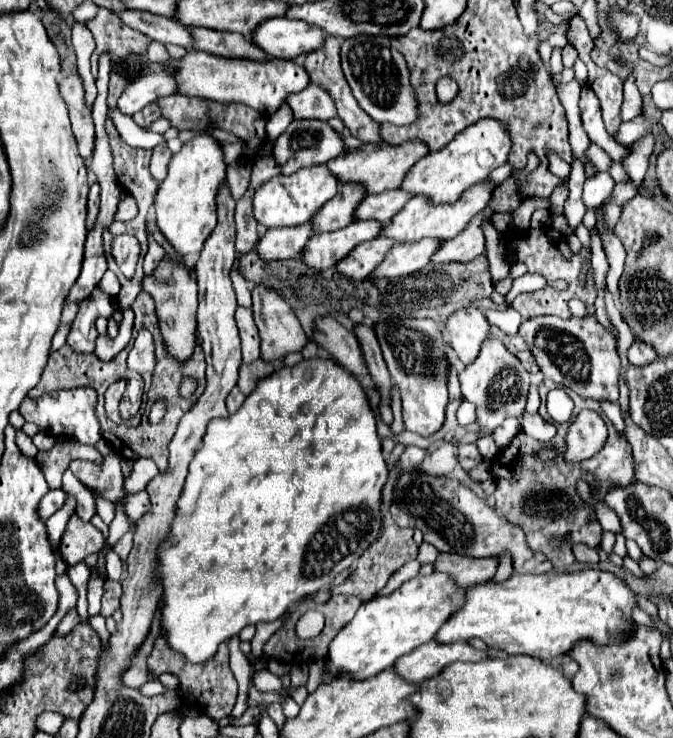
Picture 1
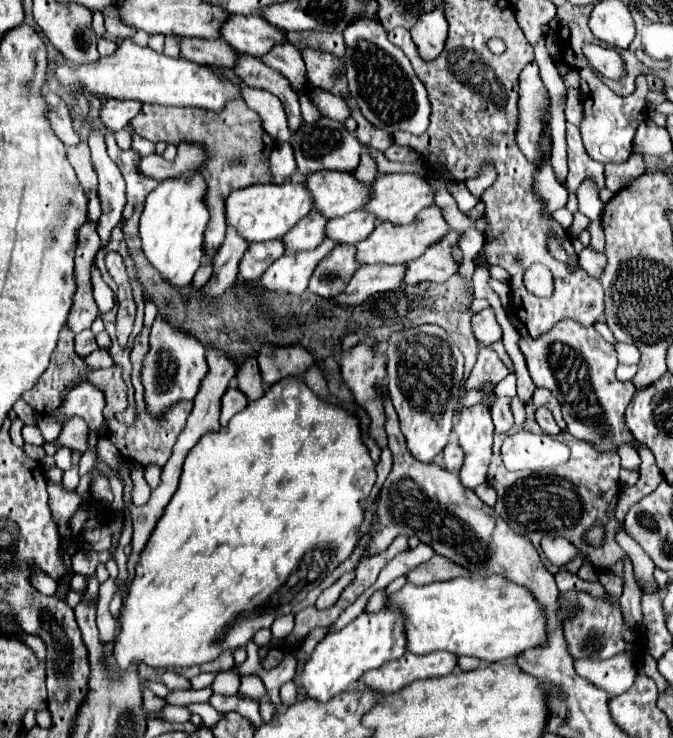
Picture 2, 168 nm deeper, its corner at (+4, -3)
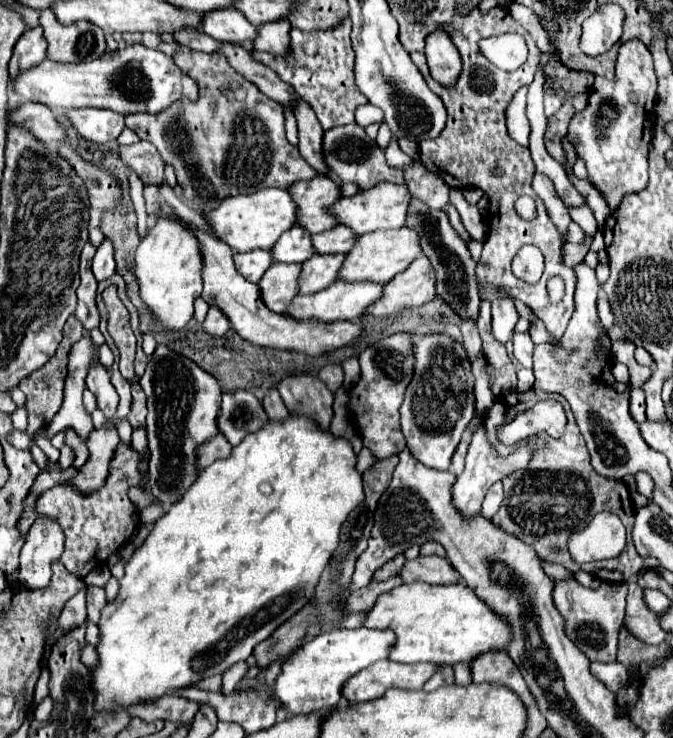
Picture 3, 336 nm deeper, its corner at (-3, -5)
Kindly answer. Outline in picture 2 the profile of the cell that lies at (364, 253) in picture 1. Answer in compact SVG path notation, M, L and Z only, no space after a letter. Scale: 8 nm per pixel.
M337 244L333 252L329 252L329 256L325 256L321 264L317 264L313 276L309 278L307 290L323 298L337 296L345 288L345 284L349 284L355 268L355 246Z

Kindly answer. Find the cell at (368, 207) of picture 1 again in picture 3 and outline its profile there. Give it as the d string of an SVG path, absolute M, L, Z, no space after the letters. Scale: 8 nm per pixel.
M342 224L334 226L332 230L312 236L312 244L316 248L316 254L338 254L338 252L346 254L348 250L352 250L356 240L358 240L356 232L348 226L342 226Z

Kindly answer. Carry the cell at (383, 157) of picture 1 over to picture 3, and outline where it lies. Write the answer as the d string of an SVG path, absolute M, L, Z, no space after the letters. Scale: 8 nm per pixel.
M324 174L314 176L308 182L296 182L296 186L288 188L296 204L300 206L300 222L312 234L330 230L338 224L338 218L328 212L332 204L342 196L340 184Z

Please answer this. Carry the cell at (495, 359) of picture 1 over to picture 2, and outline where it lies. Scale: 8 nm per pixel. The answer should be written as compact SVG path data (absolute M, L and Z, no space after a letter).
M483 404L461 408L455 420L455 434L465 452L459 478L463 488L475 490L487 480L487 468L493 446L493 420L491 410Z

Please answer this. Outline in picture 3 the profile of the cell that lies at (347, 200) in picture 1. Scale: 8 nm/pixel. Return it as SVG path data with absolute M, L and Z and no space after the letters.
M294 226L292 230L280 236L280 242L272 248L272 258L278 262L306 262L316 252L312 248L312 234L302 226Z

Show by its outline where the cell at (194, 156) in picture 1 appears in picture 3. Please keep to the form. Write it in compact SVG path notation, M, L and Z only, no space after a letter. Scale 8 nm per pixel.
M160 218L142 238L136 250L136 278L140 296L154 318L168 330L182 330L194 316L194 300L200 296L204 258L200 242L190 226L180 218Z

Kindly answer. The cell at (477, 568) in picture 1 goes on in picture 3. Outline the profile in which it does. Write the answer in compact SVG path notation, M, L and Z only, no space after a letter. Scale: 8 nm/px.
M418 556L416 560L410 560L404 564L400 578L406 584L418 582L418 580L428 584L456 584L460 580L460 574L446 558Z

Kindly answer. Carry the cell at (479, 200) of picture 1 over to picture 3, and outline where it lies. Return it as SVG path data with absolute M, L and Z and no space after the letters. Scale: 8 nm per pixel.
M404 226L398 230L376 230L358 238L356 246L346 254L346 262L340 270L340 280L346 282L390 282L396 274L404 272L422 254L420 236L416 230Z

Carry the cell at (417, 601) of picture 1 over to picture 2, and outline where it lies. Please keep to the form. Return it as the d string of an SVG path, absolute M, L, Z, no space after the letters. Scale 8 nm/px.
M379 610L375 614L363 612L351 624L341 630L329 632L305 660L301 674L295 674L295 686L305 690L305 696L317 702L329 702L333 696L349 690L357 678L371 670L379 668L389 660L397 660L405 654L405 620L399 610Z

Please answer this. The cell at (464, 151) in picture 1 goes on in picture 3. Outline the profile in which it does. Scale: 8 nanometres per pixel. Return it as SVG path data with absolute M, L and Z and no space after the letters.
M380 182L370 190L362 190L354 196L344 196L340 198L330 212L334 212L334 216L338 218L340 224L350 226L356 234L368 234L374 230L392 230L392 228L402 228L406 224L406 216L408 216L408 208L412 204L412 194L408 190L406 184L392 184L392 182Z

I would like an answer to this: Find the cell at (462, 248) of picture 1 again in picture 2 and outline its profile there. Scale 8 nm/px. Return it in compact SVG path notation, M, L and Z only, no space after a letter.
M447 232L437 244L431 244L417 260L405 266L403 284L417 286L421 282L445 282L457 274L459 264L451 256L453 244L457 244L459 232Z

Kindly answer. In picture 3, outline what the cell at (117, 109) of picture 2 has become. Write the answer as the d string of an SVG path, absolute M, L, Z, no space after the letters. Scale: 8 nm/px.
M76 108L68 110L66 116L72 120L82 138L94 142L108 142L118 138L126 120L126 116L120 112L100 108Z

